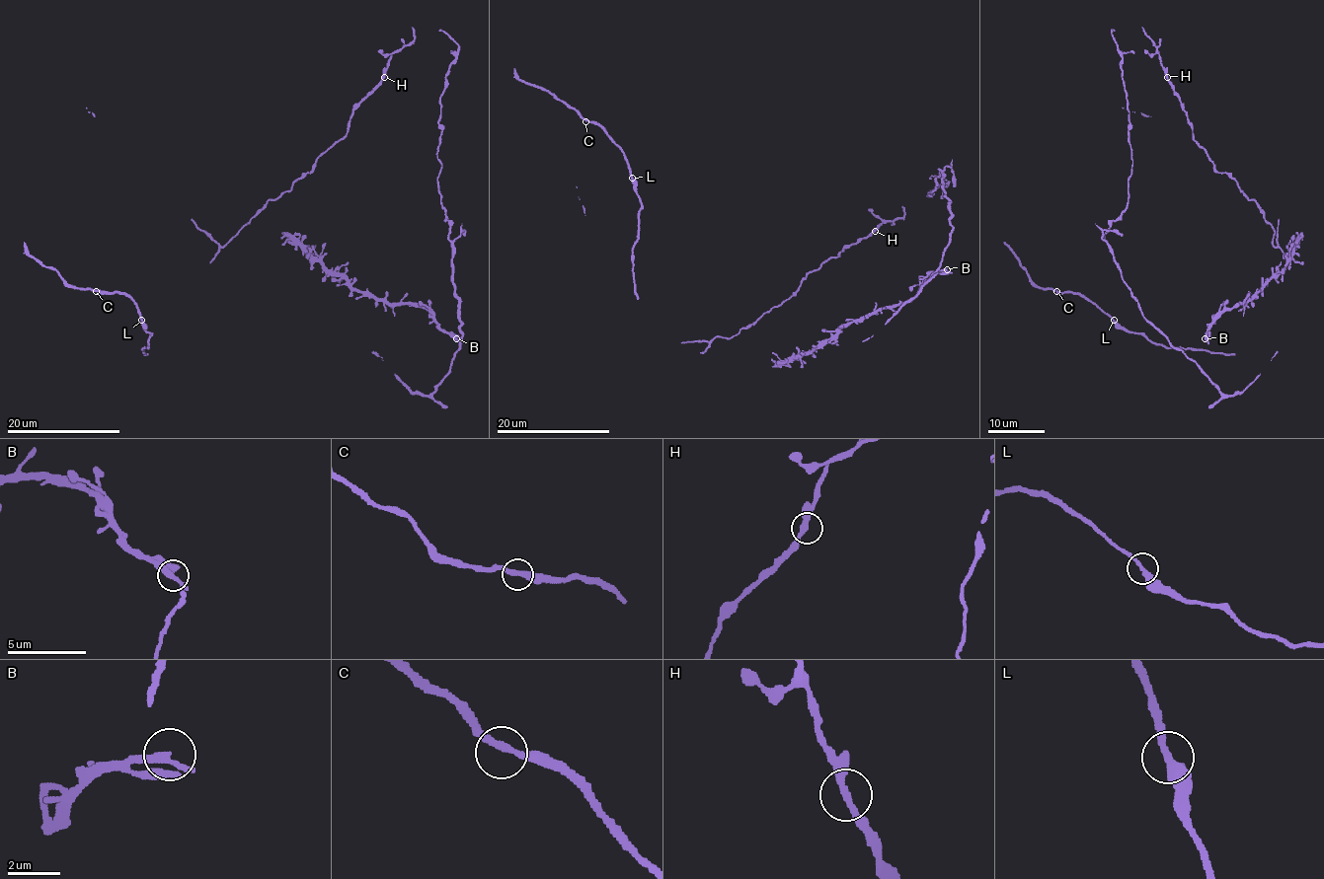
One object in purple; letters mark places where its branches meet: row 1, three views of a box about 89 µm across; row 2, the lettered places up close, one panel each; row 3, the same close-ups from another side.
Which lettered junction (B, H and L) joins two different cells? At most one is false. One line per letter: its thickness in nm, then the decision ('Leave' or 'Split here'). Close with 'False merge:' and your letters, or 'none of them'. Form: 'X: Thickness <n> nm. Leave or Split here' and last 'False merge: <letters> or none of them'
B: Thickness 280 nm. Leave
H: Thickness 320 nm. Leave
L: Thickness 300 nm. Leave
False merge: none of them

